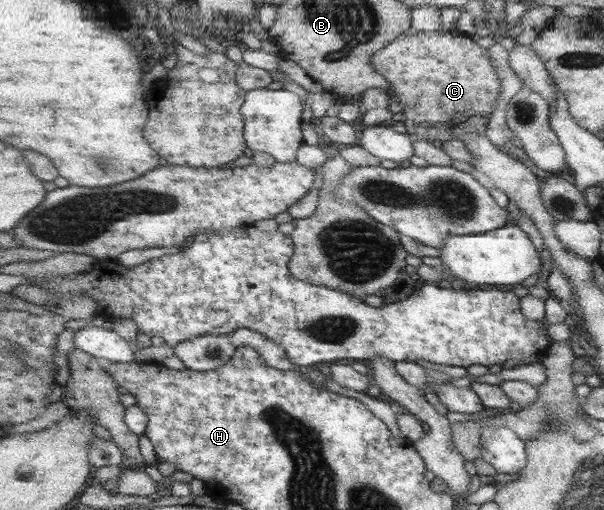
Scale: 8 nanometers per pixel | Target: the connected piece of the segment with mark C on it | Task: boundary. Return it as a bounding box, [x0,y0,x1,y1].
[371,27,502,144]

